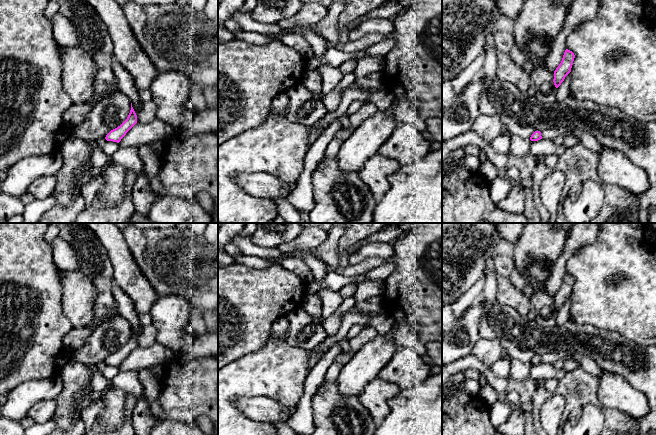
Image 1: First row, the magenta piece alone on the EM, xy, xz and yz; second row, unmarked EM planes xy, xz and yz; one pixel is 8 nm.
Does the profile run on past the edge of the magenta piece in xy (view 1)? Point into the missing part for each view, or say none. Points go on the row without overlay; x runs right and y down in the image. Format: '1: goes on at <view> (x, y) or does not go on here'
1: does not go on here

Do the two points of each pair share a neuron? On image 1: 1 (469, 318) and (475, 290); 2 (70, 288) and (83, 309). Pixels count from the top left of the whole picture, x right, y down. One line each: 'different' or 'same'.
1: different
2: same

